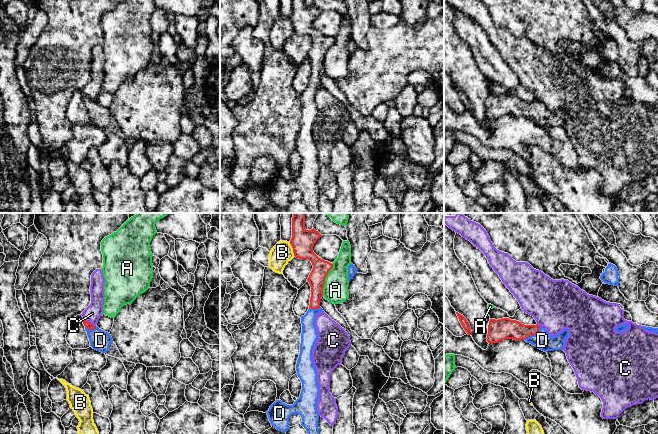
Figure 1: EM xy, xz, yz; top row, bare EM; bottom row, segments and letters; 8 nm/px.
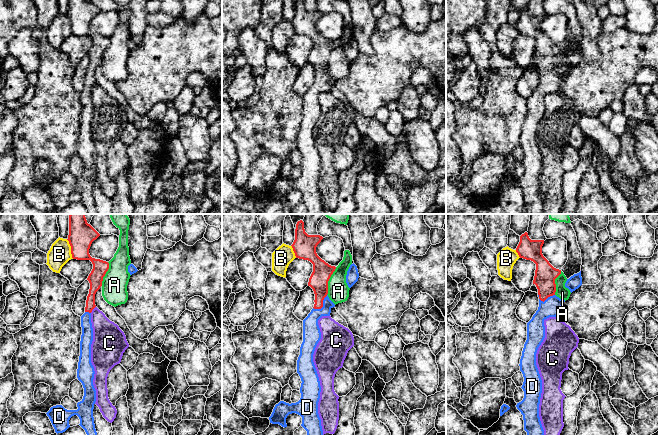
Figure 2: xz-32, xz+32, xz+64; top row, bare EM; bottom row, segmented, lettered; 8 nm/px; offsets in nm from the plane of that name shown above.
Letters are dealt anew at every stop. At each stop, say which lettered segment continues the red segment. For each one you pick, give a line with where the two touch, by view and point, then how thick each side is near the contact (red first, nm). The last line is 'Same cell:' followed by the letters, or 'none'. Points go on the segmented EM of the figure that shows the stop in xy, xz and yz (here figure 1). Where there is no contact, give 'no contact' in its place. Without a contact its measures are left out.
D: contact yz (533, 334); calibres 170 and 150 nm
Same cell: D

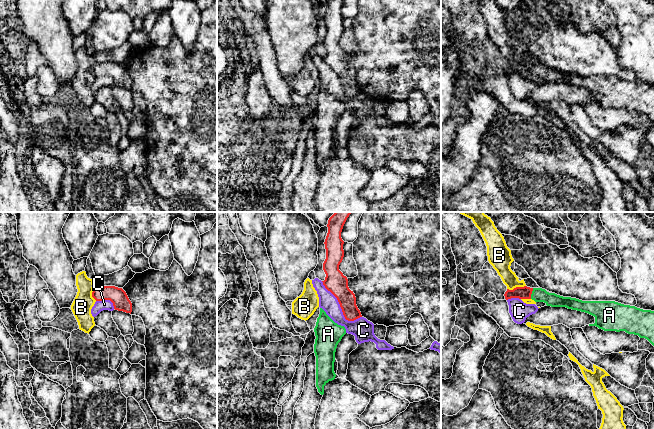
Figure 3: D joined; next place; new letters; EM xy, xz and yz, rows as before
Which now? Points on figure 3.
A: contact yz (531, 293); calibres 100 and 110 nm
Same cell: A

